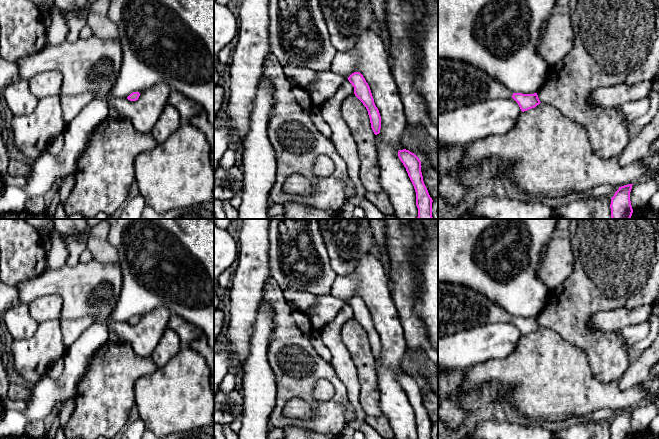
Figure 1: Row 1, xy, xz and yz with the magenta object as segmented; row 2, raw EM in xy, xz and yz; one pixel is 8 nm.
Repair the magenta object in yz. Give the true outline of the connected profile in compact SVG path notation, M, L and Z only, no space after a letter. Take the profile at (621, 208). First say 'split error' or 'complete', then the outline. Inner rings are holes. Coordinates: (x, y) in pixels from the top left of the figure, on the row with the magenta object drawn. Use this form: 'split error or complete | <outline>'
complete | M633 184L619 187L611 198L611 218L612 219L630 219L633 209L630 201L630 192Z

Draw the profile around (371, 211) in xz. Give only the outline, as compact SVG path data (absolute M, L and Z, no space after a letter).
M349 177L347 180L346 195L347 202L353 204L355 207L361 207L365 211L367 219L386 219L386 216L373 204L356 194L355 184Z

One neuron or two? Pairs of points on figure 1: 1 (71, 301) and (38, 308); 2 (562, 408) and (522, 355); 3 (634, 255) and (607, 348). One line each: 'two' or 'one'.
1: two
2: one
3: one

